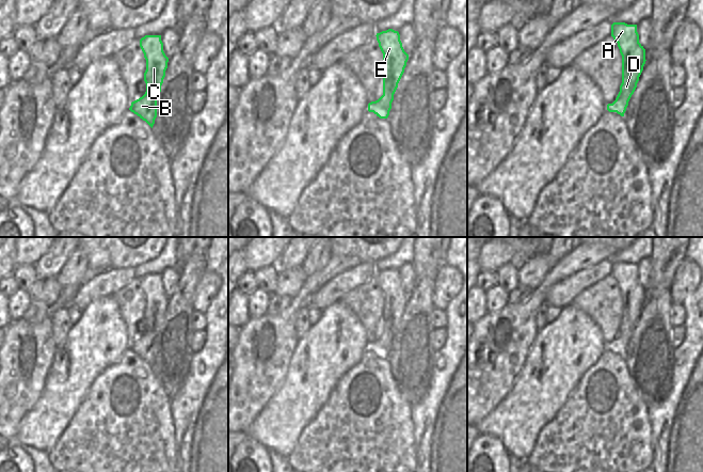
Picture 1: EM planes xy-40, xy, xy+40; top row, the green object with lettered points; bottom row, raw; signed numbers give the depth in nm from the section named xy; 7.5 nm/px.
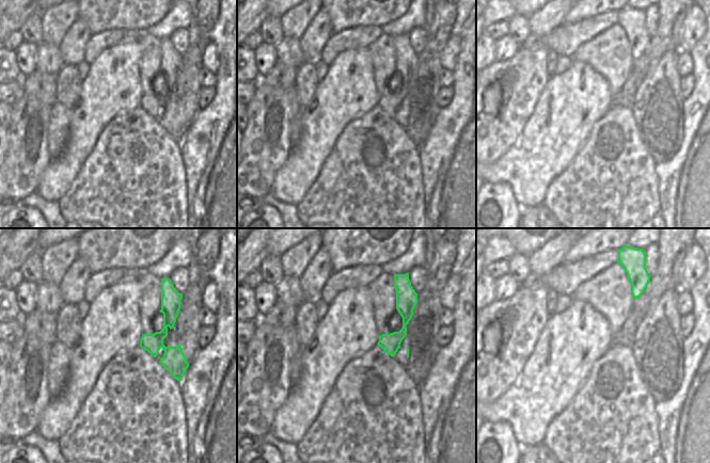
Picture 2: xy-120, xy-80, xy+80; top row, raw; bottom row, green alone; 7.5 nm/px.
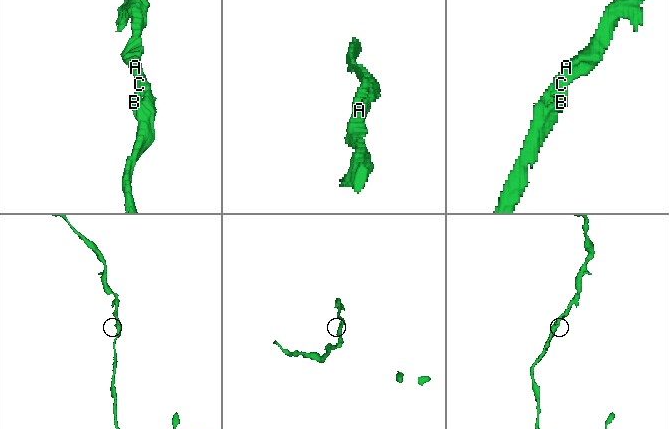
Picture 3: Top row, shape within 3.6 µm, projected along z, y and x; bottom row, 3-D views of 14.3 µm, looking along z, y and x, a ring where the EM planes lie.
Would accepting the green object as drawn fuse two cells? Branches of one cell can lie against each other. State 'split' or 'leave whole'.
leave whole

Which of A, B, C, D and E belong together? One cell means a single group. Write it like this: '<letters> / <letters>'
A B C D E

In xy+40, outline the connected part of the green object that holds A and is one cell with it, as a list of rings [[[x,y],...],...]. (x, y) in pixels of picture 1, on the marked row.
[[[613,22],[611,36],[618,43],[622,56],[622,83],[616,100],[607,105],[607,110],[624,116],[646,61],[645,49],[639,43],[637,25]]]

